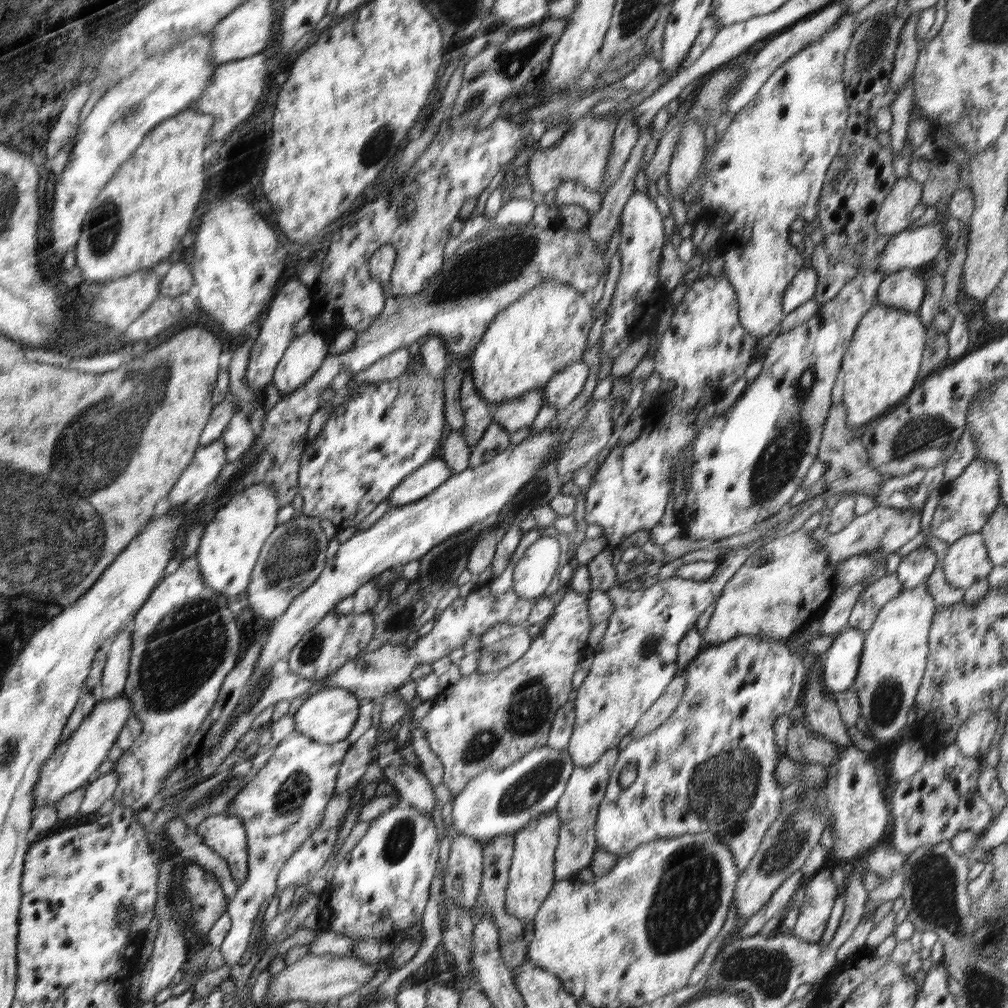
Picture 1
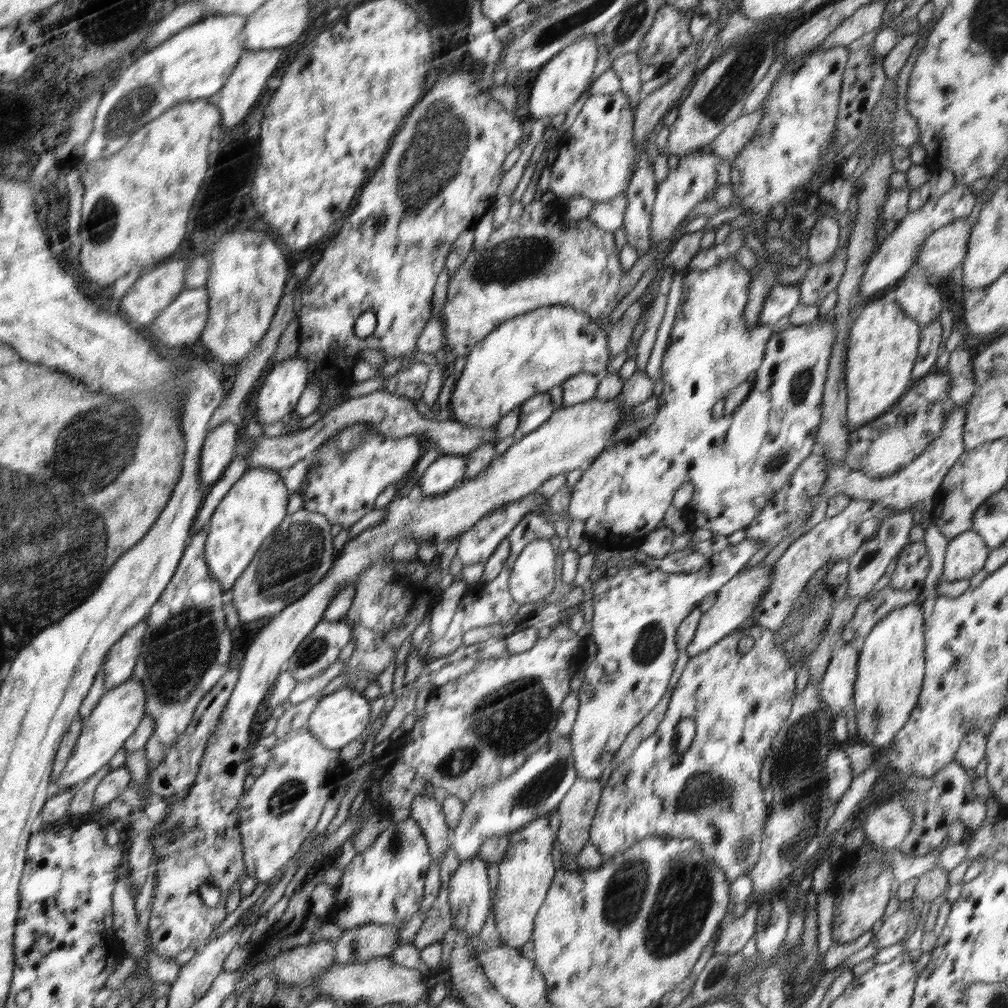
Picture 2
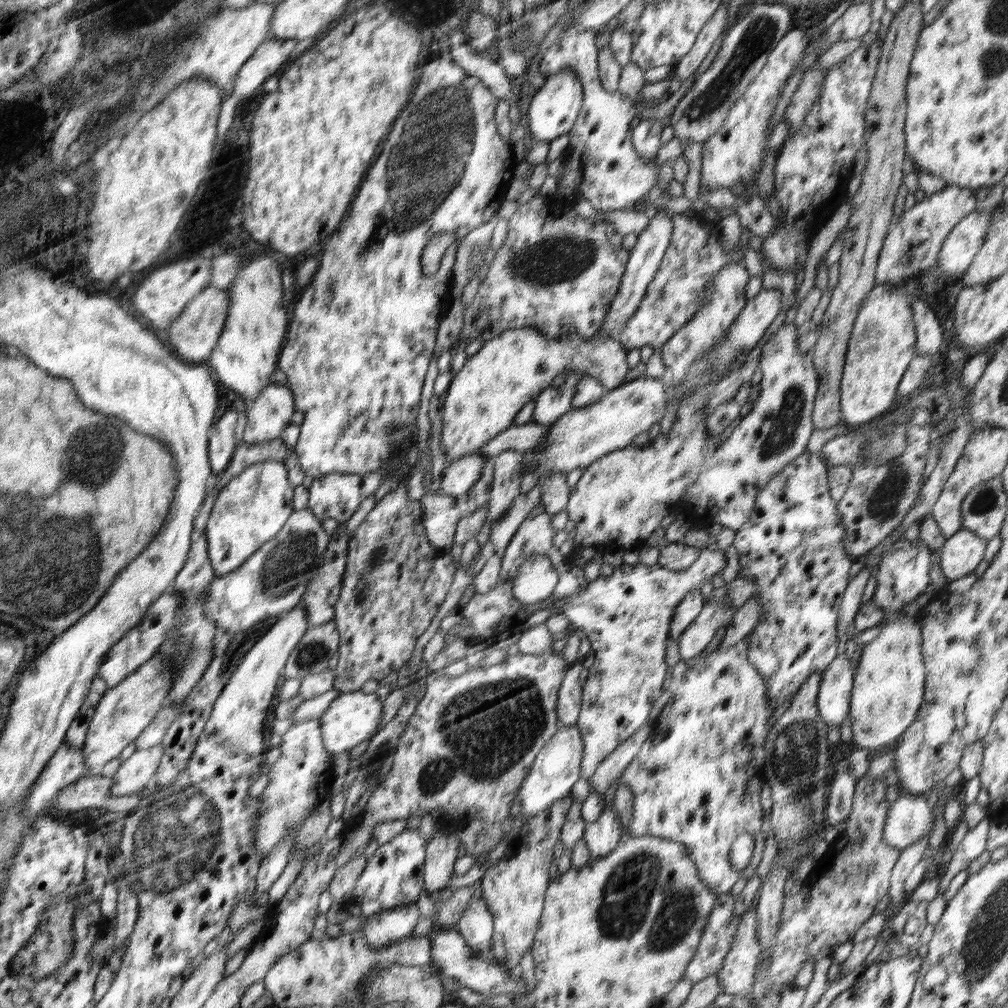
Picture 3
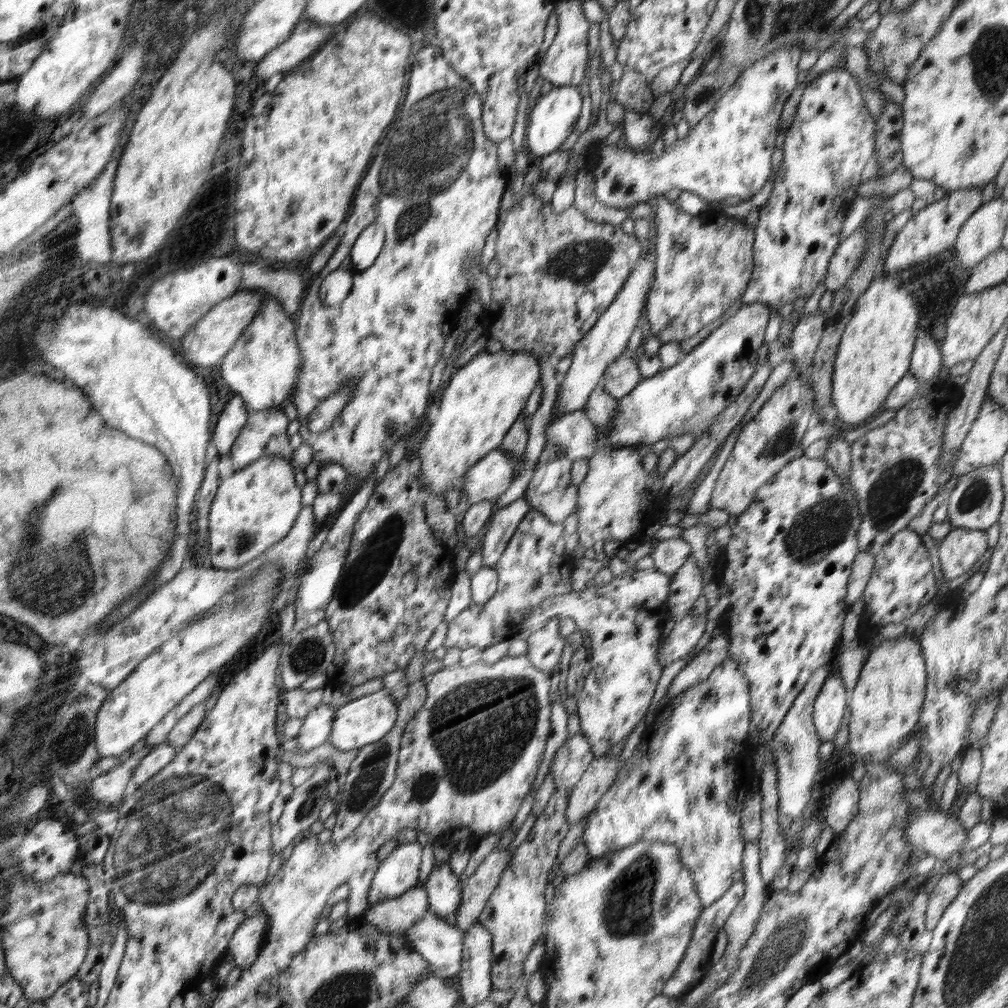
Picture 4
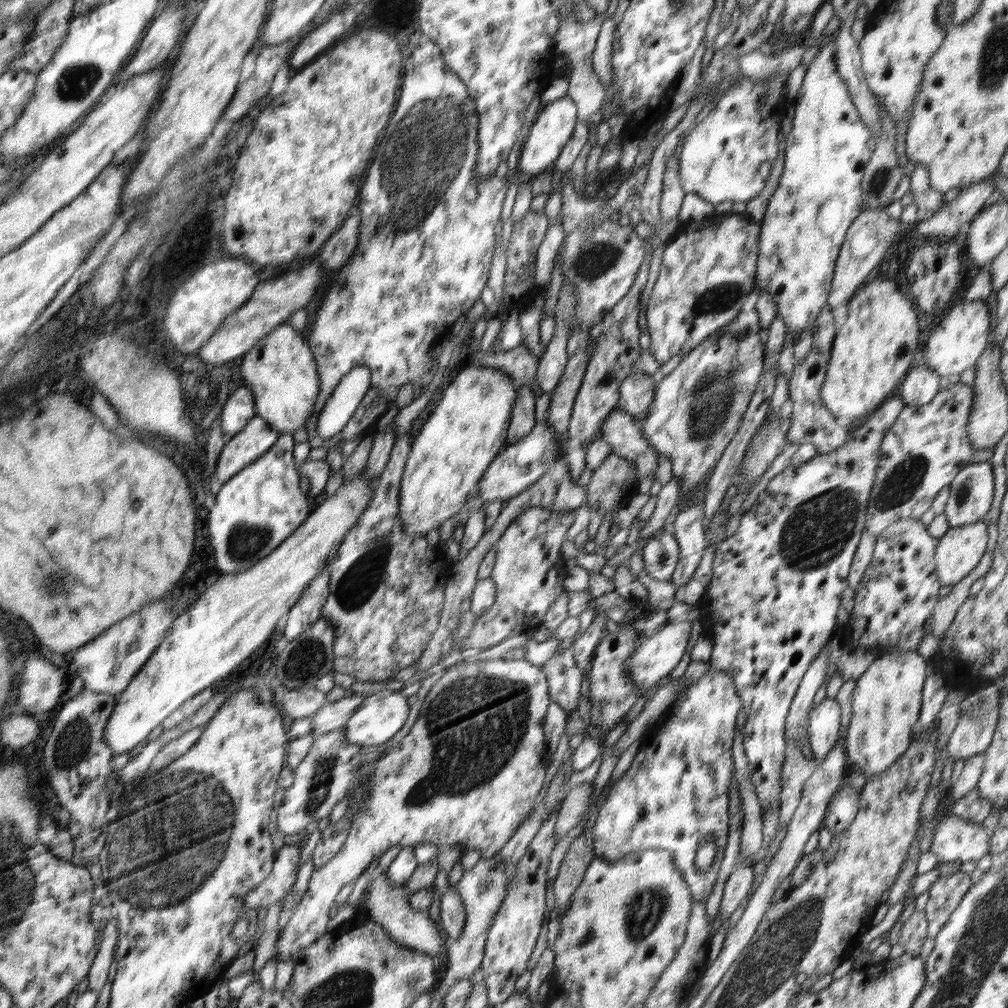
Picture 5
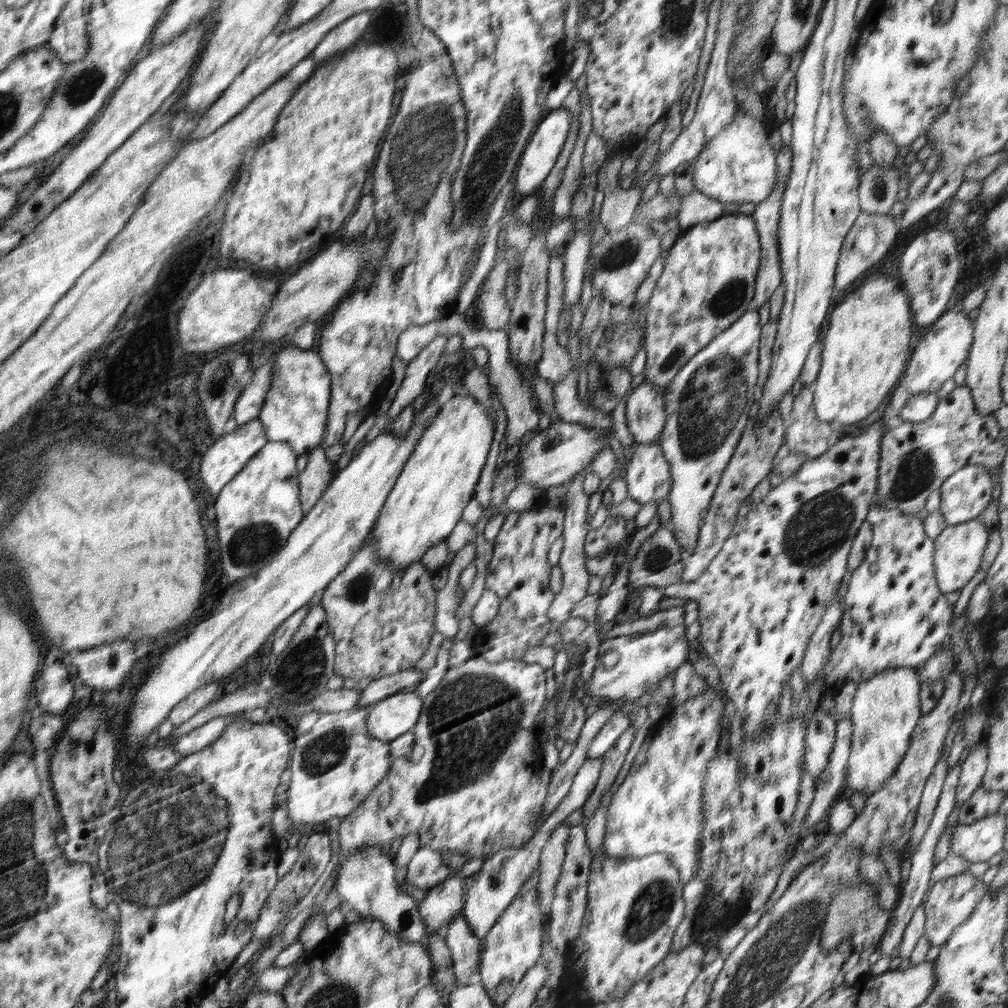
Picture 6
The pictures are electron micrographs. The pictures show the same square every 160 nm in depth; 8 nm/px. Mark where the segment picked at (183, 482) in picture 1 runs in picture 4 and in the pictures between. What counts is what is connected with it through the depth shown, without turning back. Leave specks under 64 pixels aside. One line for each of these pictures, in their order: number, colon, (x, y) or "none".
2: (221, 447)
3: (222, 440)
4: (231, 421)

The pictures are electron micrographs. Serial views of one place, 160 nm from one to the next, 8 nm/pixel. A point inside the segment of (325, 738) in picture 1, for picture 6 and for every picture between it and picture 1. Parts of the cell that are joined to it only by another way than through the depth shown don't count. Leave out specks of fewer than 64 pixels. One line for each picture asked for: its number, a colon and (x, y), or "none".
2: (339, 718)
3: (352, 718)
4: (360, 722)
5: (380, 716)
6: (388, 719)

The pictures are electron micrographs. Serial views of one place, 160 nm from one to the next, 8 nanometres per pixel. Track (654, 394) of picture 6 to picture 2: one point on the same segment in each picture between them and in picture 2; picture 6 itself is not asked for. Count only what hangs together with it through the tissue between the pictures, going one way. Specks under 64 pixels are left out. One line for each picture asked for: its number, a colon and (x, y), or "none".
2: (527, 355)
3: (483, 399)
4: (621, 378)
5: (636, 392)

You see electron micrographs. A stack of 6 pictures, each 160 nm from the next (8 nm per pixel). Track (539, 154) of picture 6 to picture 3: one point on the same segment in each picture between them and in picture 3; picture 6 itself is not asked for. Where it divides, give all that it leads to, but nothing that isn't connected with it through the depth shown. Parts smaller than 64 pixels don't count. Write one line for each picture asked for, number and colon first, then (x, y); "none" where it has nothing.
3: (555, 108)
4: (553, 117)
5: (556, 122)

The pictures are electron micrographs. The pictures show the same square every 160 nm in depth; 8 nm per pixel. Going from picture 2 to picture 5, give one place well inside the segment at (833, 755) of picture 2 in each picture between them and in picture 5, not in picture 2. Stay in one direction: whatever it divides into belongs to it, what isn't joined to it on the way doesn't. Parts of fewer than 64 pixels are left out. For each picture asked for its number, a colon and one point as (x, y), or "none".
3: (840, 799)
4: (843, 806)
5: (843, 807)

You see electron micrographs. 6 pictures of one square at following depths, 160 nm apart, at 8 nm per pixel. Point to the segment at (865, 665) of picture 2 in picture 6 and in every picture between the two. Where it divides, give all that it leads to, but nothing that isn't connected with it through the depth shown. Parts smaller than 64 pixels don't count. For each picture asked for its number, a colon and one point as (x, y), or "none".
3: (888, 687)
4: (885, 705)
5: (887, 698)
6: (886, 708)

